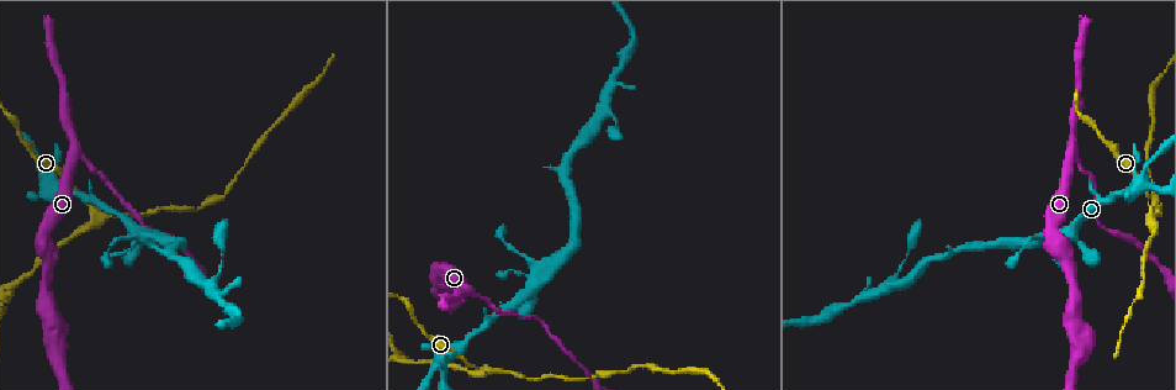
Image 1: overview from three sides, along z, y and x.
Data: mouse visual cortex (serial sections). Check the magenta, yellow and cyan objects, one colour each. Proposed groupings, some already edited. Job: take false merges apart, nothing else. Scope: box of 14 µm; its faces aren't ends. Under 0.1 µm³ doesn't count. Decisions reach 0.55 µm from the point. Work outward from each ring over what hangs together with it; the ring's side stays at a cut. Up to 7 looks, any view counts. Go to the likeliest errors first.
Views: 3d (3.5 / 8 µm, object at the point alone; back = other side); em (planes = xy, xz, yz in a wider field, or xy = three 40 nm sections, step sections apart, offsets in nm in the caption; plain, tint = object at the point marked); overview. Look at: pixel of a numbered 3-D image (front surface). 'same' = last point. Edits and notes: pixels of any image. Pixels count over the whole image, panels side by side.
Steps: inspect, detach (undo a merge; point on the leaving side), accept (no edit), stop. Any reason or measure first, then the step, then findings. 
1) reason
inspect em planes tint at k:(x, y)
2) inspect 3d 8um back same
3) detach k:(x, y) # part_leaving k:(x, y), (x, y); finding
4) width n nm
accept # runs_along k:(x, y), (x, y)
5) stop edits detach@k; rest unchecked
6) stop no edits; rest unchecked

inspect 3d 3.5um at 1:(490, 369)

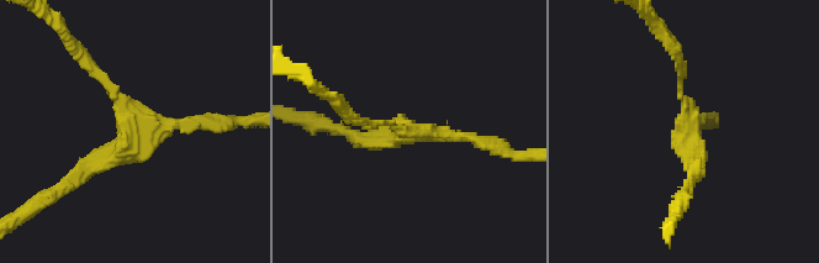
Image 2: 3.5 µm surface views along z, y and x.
arms 3; arm_widths 150, 150, 200 nm; shape alone is not enough
inspect em xy step 2 tint at 2:(691, 115)

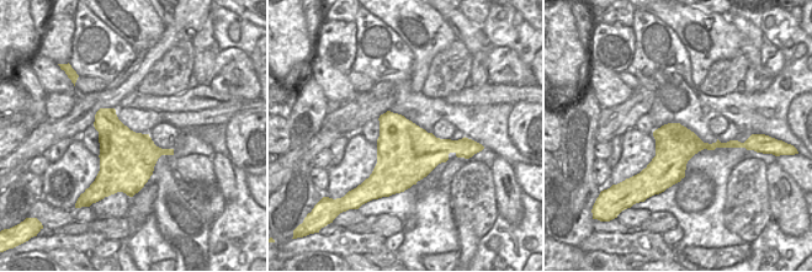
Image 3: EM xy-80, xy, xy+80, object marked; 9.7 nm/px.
another direction
inspect em xy step 1 tint same

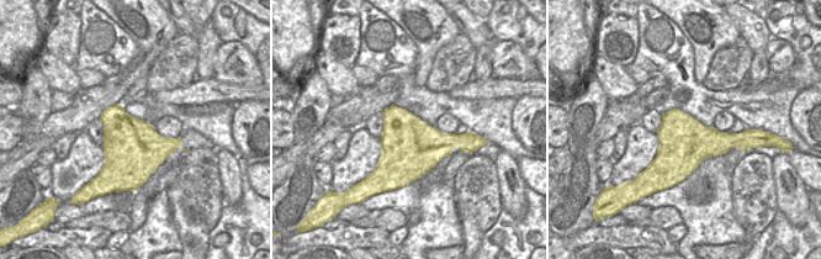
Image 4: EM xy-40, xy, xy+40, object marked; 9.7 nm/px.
accept # runs_along 2:(78, 52), (149, 124), (206, 120); continuous, no second cell

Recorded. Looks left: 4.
three-way junction
inspect 3d 8um at 1:(76, 153)

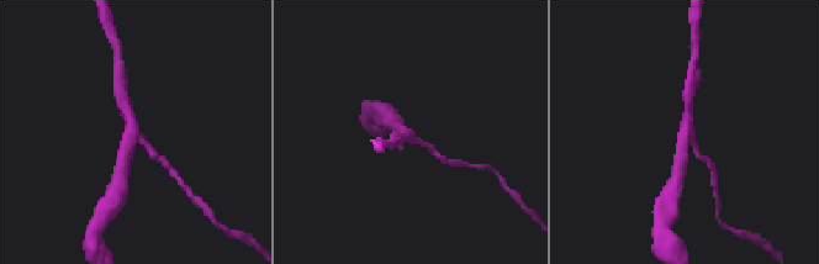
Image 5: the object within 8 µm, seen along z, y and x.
arms 3; arm_widths 150, 250, 400 nm
inspect em xy step 5 tint at 5:(136, 135)

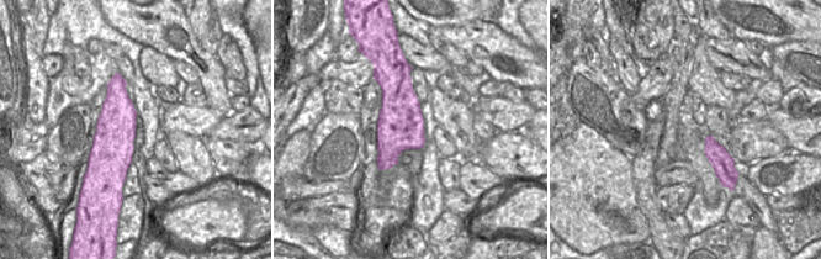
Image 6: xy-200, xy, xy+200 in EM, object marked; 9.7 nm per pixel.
accept # runs_along 5:(680, 167), (688, 103); all the same cell

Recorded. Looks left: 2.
arms part here
inspect 3d 8um at 1:(47, 183)

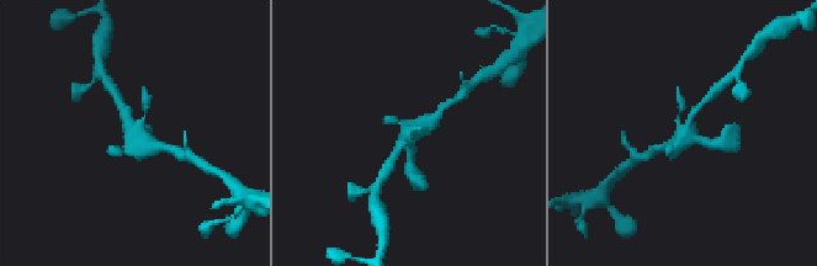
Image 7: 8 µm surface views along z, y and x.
inspect em planes tint at 7:(410, 136)

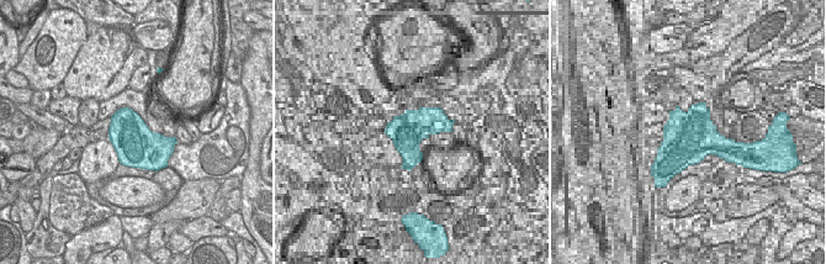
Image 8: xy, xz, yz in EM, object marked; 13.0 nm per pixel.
accept # runs_along 7:(159, 147), (132, 137), (120, 106); all the same cell

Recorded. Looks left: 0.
stop no edits; rest unchecked

